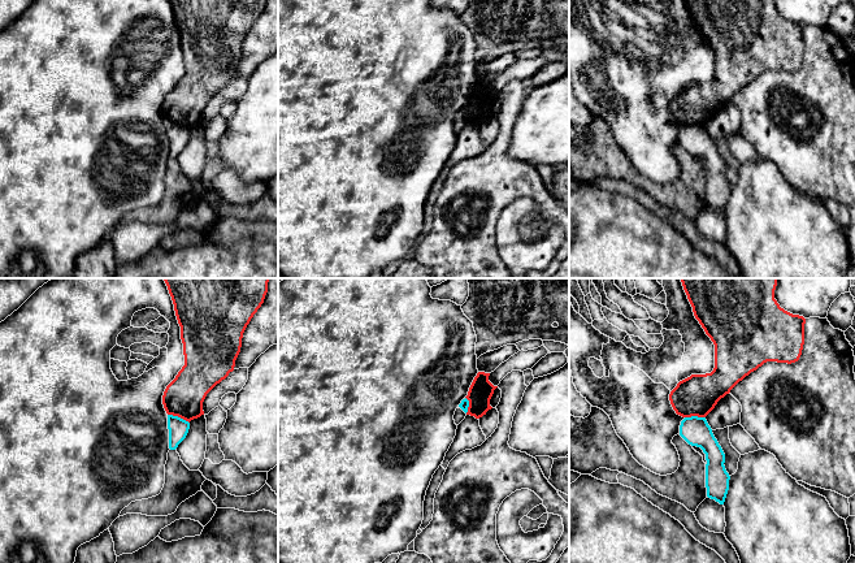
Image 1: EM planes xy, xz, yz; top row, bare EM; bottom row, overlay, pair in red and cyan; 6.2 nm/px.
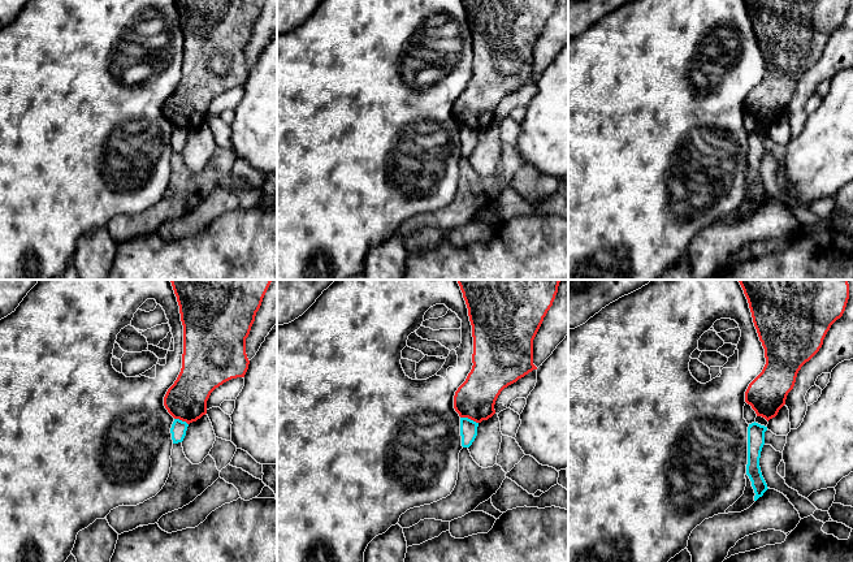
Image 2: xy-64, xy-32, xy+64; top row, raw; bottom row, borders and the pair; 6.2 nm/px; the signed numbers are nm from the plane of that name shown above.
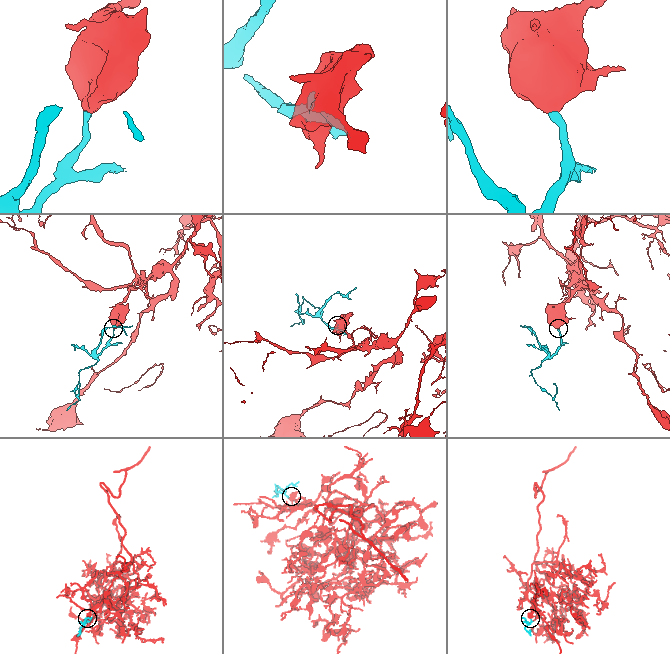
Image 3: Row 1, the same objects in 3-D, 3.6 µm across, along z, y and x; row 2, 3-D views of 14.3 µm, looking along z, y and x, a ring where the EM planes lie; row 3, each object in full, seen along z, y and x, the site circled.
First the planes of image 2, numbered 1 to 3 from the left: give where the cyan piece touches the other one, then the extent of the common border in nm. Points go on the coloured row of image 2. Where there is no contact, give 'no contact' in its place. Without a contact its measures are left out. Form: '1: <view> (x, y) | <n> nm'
1: xy-64 (181, 419) | 100 nm
2: xy-32 (470, 418) | 120 nm
3: no contact

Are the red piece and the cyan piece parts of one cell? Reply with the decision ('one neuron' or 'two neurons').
two neurons

